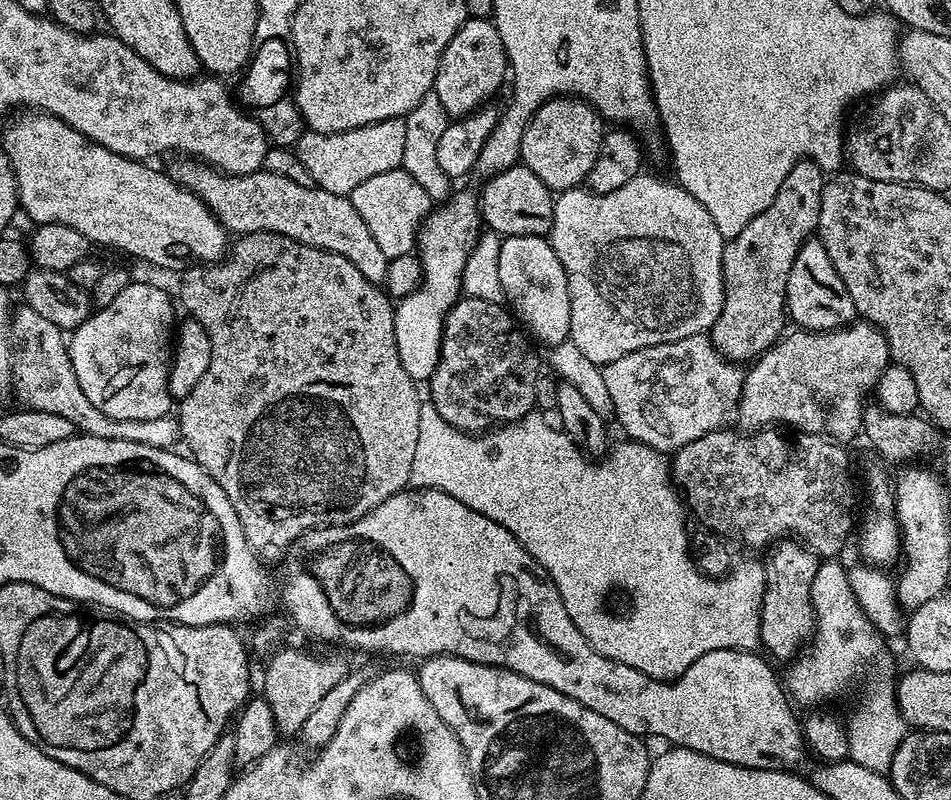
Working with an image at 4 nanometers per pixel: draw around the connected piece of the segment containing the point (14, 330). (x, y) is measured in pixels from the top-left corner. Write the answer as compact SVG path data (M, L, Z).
M27 306L17 307L10 321L10 336L18 345L12 354L11 387L14 392L16 388L16 396L21 405L42 410L46 414L62 414L64 418L70 418L70 422L83 435L94 438L142 442L146 446L167 449L175 445L172 444L175 440L181 439L179 419L171 415L149 420L115 420L102 414L102 410L98 410L94 402L82 394L82 386L78 386L65 333L54 326L54 322L42 318L38 310Z

